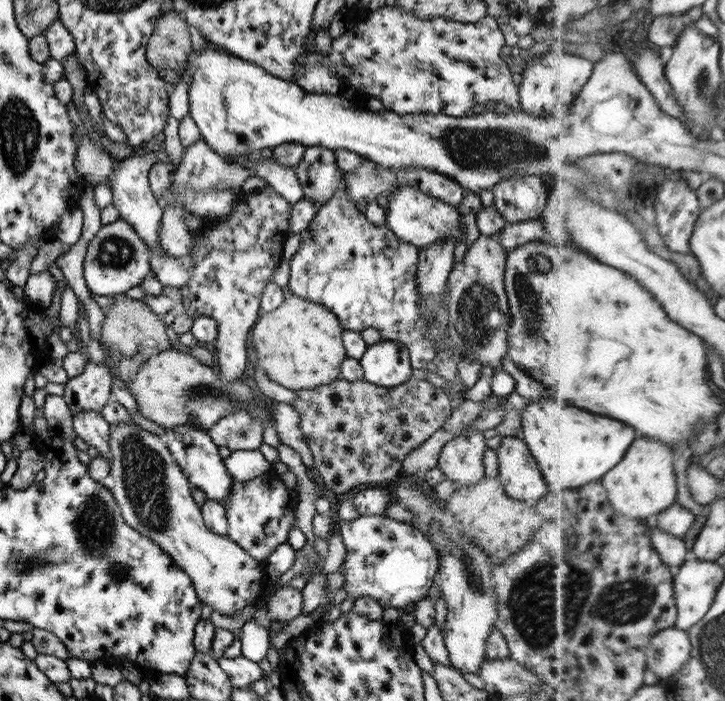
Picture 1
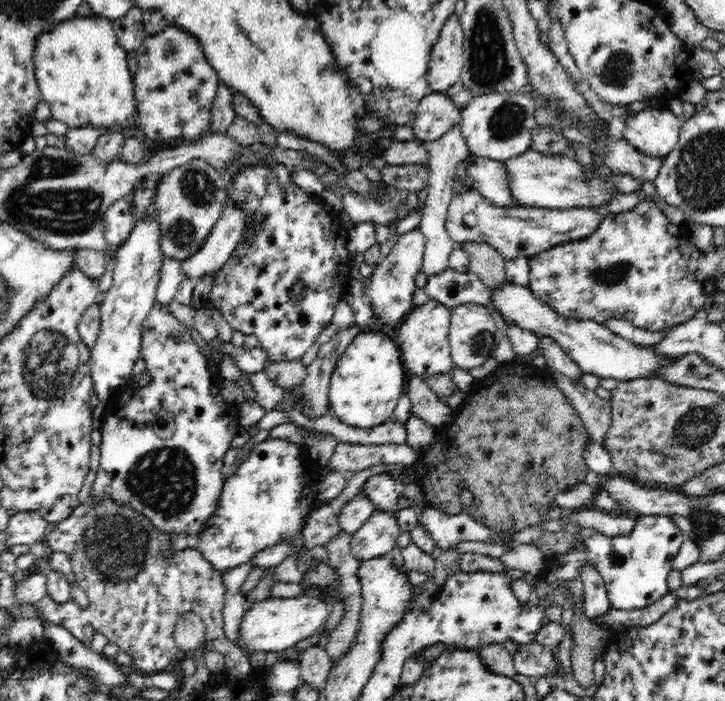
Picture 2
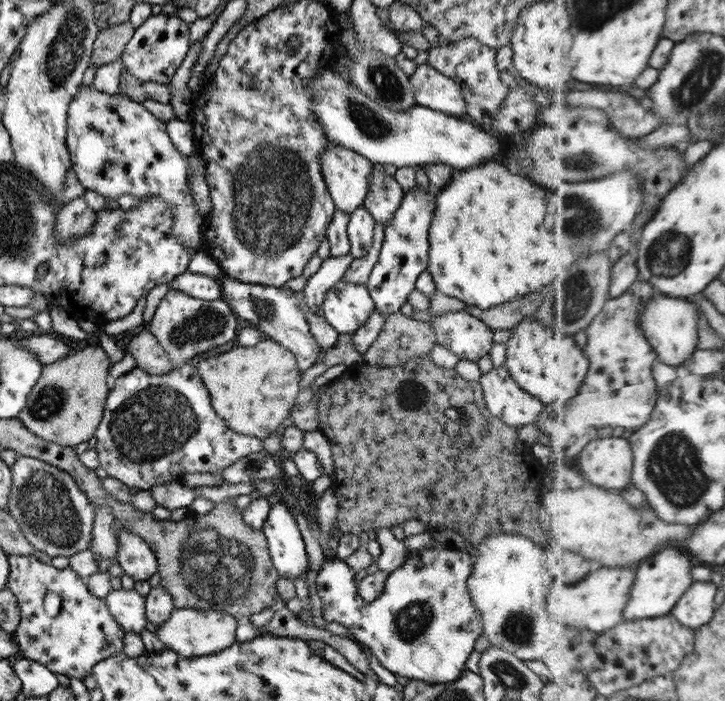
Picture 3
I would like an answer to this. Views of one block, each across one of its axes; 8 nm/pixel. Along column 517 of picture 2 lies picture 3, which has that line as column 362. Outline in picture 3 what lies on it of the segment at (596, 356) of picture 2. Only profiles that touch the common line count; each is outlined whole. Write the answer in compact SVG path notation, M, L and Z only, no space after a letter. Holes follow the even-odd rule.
M338 281L326 293L321 308L336 332L354 334L368 321L375 306L366 285Z

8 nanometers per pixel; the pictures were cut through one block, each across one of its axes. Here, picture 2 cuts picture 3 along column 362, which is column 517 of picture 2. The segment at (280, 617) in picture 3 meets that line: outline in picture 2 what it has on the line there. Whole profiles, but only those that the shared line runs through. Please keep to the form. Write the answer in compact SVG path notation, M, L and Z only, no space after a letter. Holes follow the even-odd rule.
M536 641L520 644L513 655L515 672L528 676L533 683L542 676L555 676L561 680L564 674L562 665L551 651L546 652Z

